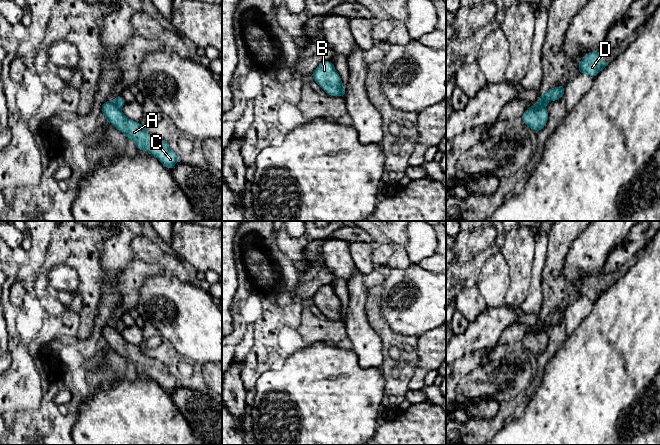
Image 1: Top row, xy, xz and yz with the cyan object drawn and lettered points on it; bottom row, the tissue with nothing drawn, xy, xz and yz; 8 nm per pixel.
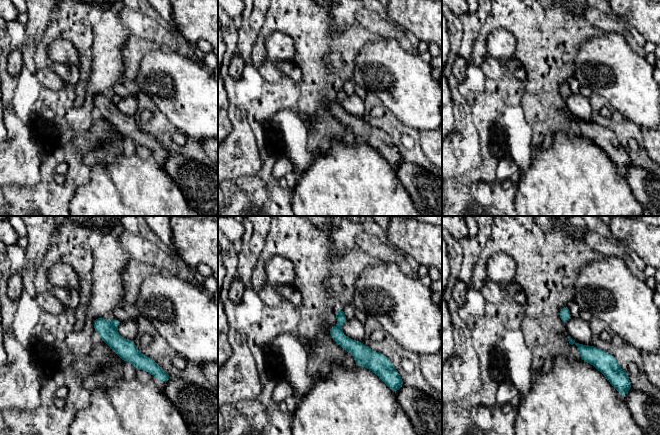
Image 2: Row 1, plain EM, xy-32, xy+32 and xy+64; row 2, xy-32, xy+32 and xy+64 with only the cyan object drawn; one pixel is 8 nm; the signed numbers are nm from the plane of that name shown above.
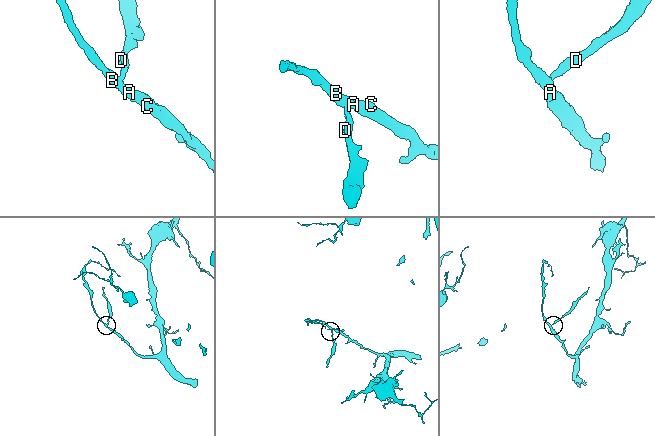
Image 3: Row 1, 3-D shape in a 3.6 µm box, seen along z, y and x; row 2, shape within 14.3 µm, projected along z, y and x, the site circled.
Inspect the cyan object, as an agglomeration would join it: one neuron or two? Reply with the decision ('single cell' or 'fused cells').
fused cells

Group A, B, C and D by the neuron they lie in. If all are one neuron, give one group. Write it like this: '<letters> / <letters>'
A B C / D

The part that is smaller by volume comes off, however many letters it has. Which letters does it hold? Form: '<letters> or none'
D

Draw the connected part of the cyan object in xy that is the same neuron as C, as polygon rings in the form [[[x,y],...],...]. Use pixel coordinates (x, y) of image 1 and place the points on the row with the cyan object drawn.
[[[114,101],[102,104],[101,113],[117,130],[132,139],[138,150],[144,150],[156,157],[166,168],[172,169],[179,161],[178,155],[172,151],[166,140],[151,134],[142,127],[140,122],[127,118]]]

